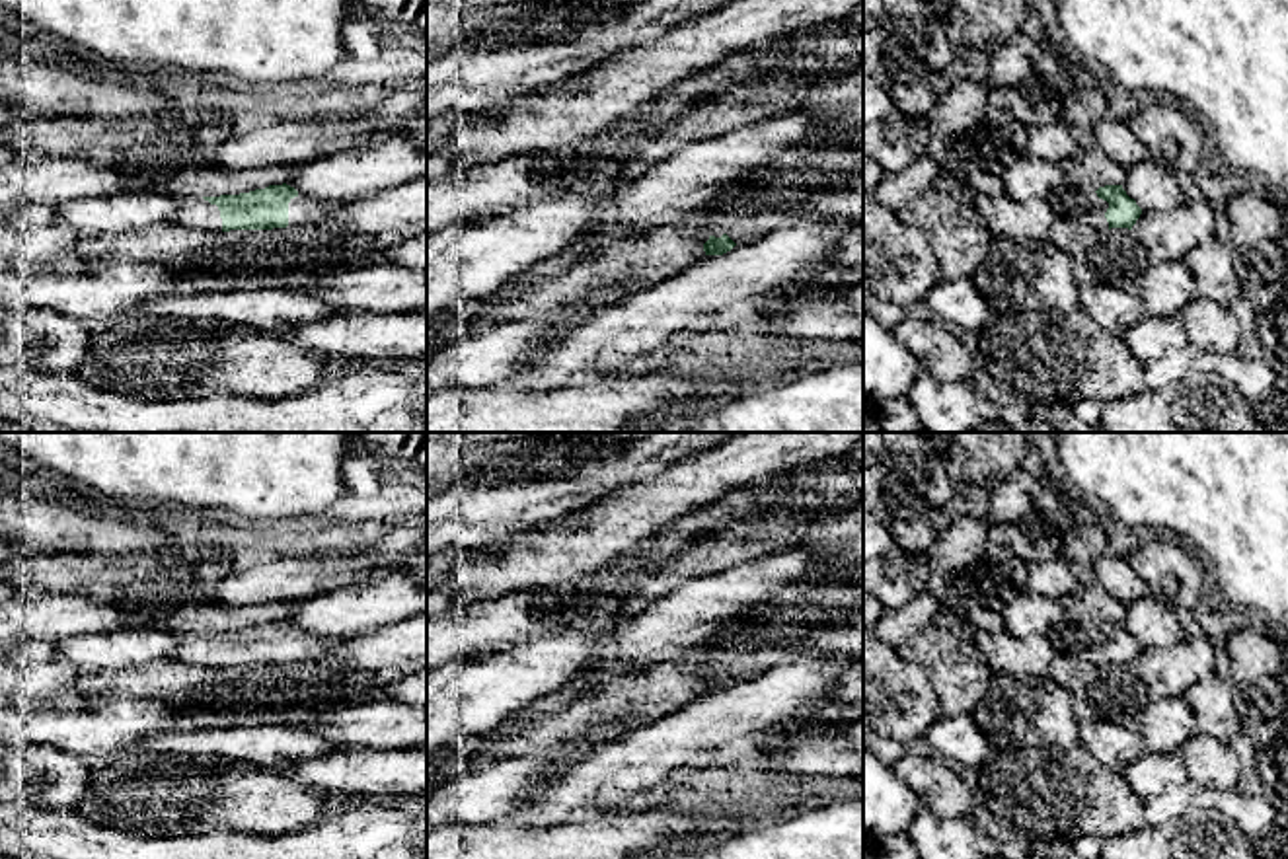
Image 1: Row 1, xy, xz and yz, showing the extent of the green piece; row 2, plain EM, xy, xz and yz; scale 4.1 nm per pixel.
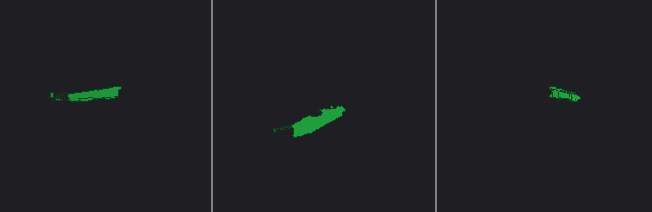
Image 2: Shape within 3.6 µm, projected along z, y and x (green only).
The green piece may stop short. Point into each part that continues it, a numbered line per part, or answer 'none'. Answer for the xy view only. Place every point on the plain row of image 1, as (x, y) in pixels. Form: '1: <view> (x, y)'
1: xy (195, 649)

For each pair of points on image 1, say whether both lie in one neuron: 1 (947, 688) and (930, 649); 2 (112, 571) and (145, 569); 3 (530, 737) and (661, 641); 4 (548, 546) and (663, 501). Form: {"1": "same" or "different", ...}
{"1": "same", "2": "same", "3": "different", "4": "same"}

